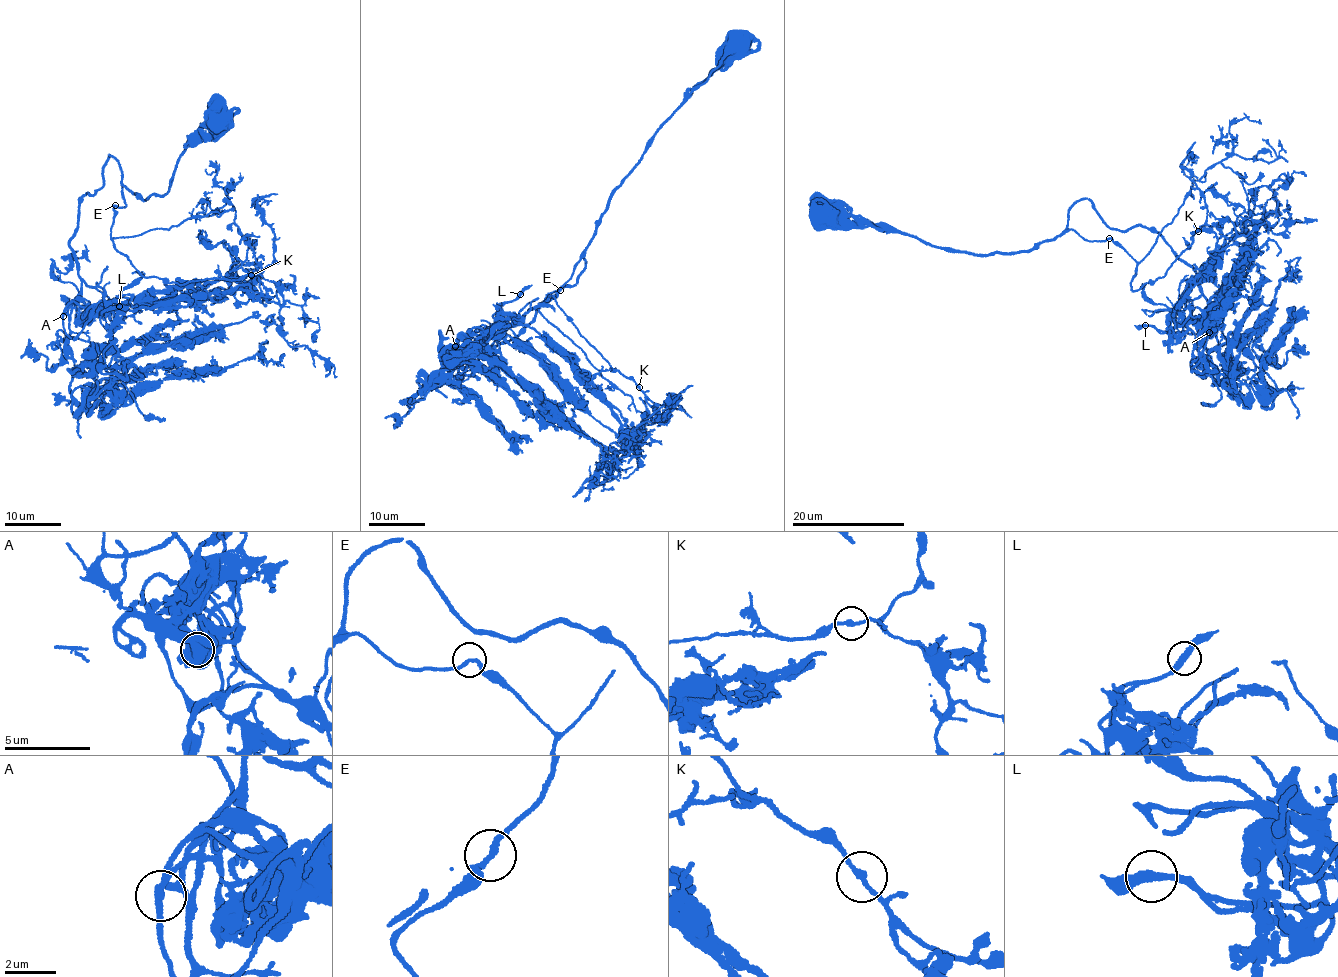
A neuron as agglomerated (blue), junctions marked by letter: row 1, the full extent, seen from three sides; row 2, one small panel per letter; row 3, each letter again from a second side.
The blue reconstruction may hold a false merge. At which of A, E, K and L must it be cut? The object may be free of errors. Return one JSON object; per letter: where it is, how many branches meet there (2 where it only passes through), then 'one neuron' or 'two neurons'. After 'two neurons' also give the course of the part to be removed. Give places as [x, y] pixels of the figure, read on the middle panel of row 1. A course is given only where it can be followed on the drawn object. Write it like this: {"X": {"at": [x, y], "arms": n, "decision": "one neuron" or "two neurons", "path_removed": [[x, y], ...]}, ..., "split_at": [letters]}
{"A": {"at": [455, 346], "arms": 2, "decision": "one neuron"}, "E": {"at": [560, 290], "arms": 2, "decision": "one neuron"}, "K": {"at": [639, 387], "arms": 2, "decision": "one neuron"}, "L": {"at": [520, 294], "arms": 2, "decision": "one neuron"}, "split_at": []}

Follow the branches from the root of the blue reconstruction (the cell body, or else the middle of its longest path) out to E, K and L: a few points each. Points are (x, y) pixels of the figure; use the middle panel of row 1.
E: (736, 43), (705, 82), (685, 97), (656, 133), (643, 158), (621, 180), (573, 274), (559, 290)
K: (736, 43), (621, 180), (573, 274), (556, 296), (538, 303), (553, 297), (586, 341), (639, 387)
L: (736, 43), (621, 180), (578, 280), (552, 292), (524, 331), (487, 354), (502, 336), (497, 309), (520, 295)

